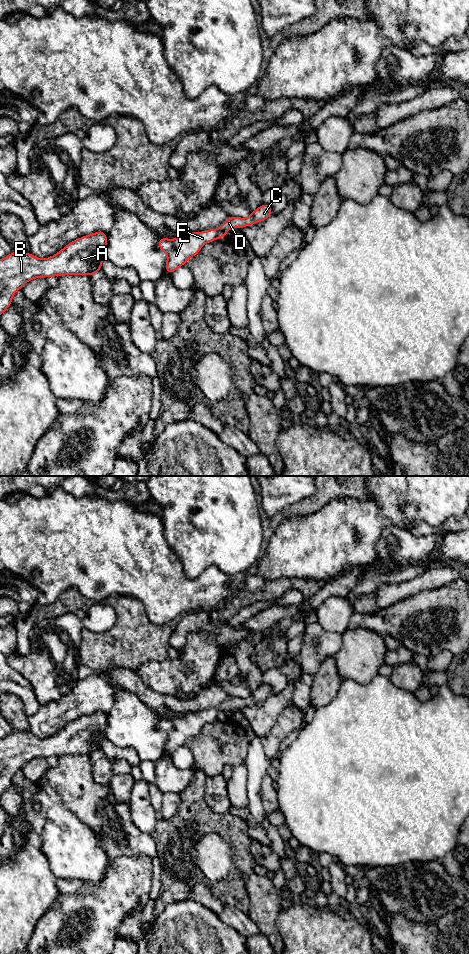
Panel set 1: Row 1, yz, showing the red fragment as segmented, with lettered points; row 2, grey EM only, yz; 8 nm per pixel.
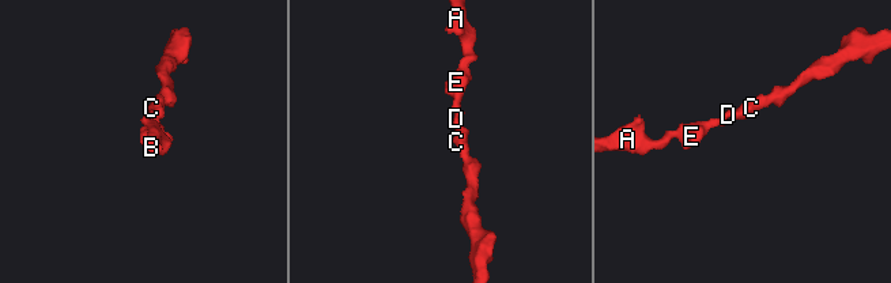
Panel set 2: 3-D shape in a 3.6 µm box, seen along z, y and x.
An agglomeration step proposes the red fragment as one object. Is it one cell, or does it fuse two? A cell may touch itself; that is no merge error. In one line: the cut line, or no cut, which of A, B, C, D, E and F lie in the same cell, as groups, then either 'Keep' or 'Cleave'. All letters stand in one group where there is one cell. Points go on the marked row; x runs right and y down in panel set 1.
No split. Groups: A B C D E F. Keep

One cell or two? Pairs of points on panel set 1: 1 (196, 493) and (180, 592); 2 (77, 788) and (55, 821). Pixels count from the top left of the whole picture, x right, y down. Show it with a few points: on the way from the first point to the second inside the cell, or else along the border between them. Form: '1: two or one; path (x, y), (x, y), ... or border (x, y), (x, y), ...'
1: two; border (172, 550), (188, 577), (196, 578), (207, 568)
2: two; border (45, 817), (53, 805), (63, 804), (82, 821)

